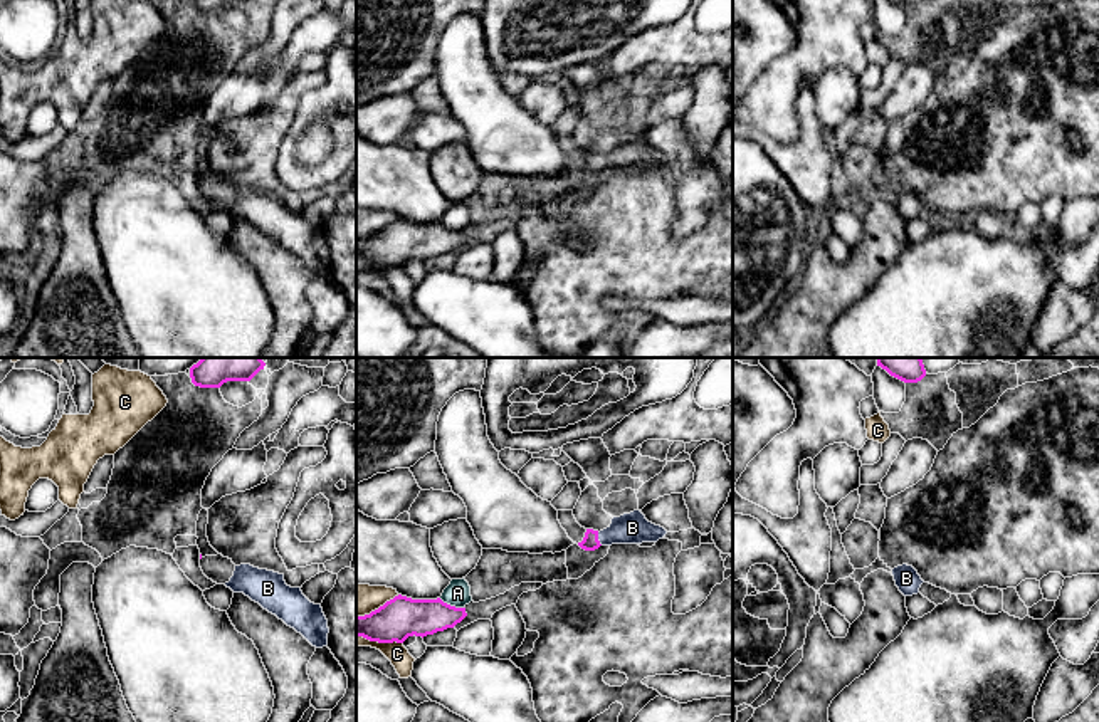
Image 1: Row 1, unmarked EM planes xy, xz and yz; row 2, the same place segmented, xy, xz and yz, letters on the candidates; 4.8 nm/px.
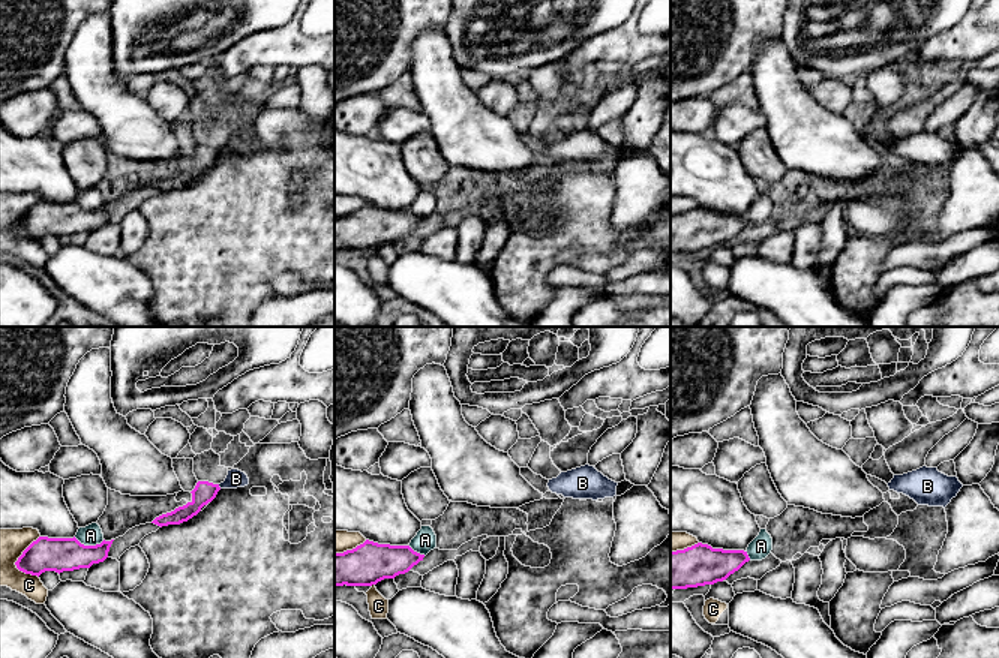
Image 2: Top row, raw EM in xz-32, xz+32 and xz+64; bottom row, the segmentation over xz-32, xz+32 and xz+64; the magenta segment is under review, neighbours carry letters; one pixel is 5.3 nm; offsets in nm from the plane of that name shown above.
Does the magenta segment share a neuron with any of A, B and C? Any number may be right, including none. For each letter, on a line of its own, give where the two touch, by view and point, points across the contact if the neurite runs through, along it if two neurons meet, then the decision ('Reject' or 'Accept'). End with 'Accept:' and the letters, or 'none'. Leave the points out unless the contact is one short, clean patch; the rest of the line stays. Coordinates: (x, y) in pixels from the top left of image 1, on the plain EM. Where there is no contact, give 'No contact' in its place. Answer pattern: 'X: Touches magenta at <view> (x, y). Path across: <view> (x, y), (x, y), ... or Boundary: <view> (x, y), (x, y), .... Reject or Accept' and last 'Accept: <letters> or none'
A: Touches magenta at xz (449, 229). Reject
B: Touches magenta at xz (597, 163). Path across: xz (590, 165), (597, 163), (632, 151). Accept
C: Touches magenta at xz (380, 266). Reject
Accept: B

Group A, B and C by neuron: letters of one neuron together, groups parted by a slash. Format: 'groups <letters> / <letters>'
groups A / B / C

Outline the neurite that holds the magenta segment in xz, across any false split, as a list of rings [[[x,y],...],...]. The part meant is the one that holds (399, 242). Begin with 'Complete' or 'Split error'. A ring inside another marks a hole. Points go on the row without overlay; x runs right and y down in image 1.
Complete. [[[395,220],[378,233],[356,240],[356,260],[378,267],[403,267],[408,260],[427,260],[454,252],[467,240],[465,232],[455,232],[437,223],[412,223]]]

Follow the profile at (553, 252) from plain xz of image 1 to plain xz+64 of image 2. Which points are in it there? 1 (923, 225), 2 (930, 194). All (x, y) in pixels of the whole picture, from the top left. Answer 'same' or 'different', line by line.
1: same
2: same

